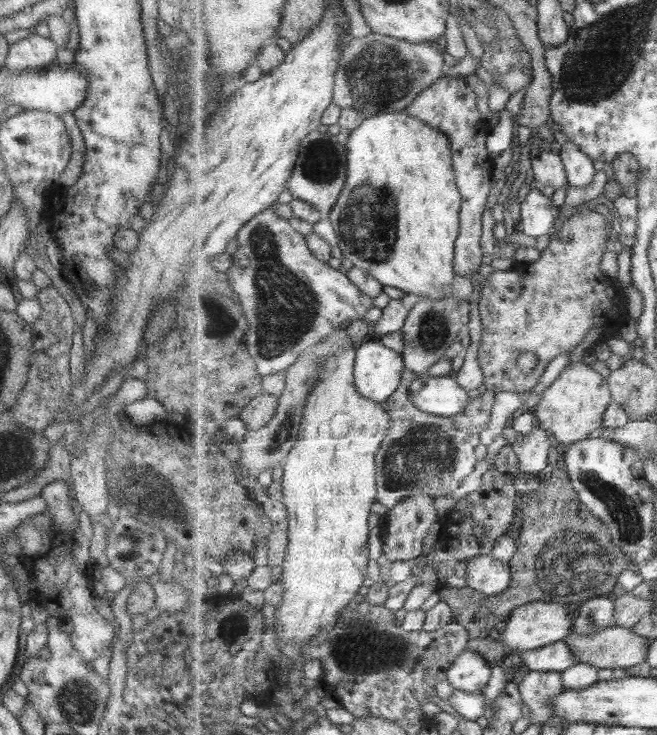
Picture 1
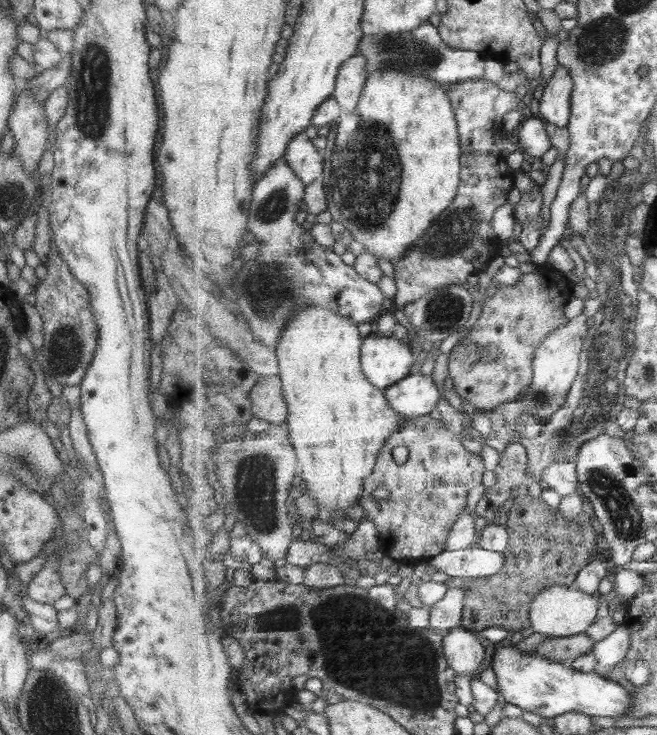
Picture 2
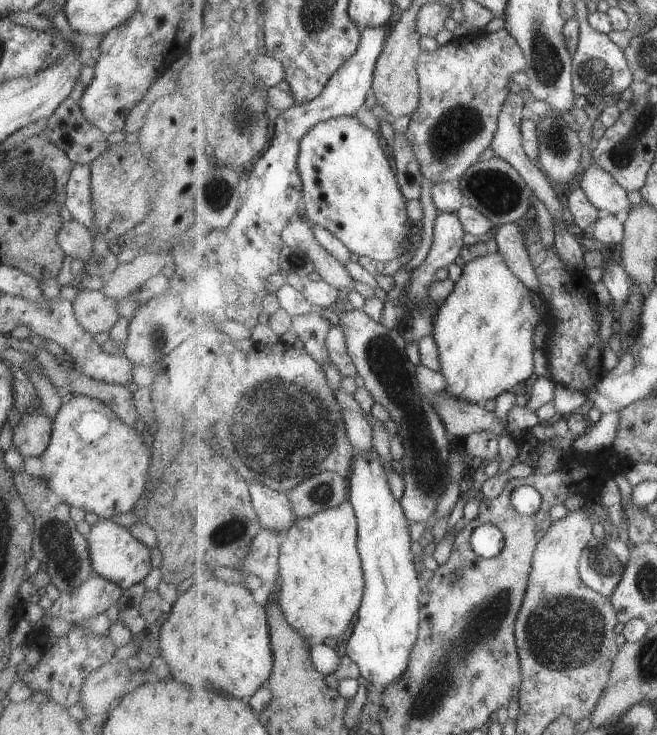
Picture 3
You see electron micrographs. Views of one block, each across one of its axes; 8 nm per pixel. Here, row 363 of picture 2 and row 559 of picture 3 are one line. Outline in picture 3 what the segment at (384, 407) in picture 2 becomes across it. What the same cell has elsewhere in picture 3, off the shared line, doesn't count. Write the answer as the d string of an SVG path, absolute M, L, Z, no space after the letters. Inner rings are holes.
M348 501L342 506L298 519L287 532L280 551L278 604L289 625L307 640L336 640L351 626L353 616L361 609L365 591L364 570L358 545L358 519L354 505Z

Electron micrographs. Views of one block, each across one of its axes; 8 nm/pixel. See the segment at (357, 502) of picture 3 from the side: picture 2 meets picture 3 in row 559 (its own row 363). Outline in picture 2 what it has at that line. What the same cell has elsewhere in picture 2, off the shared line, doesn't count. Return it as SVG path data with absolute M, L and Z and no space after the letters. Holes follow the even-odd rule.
M369 334L362 347L365 377L377 389L387 390L415 372L416 350L408 343L381 334Z

